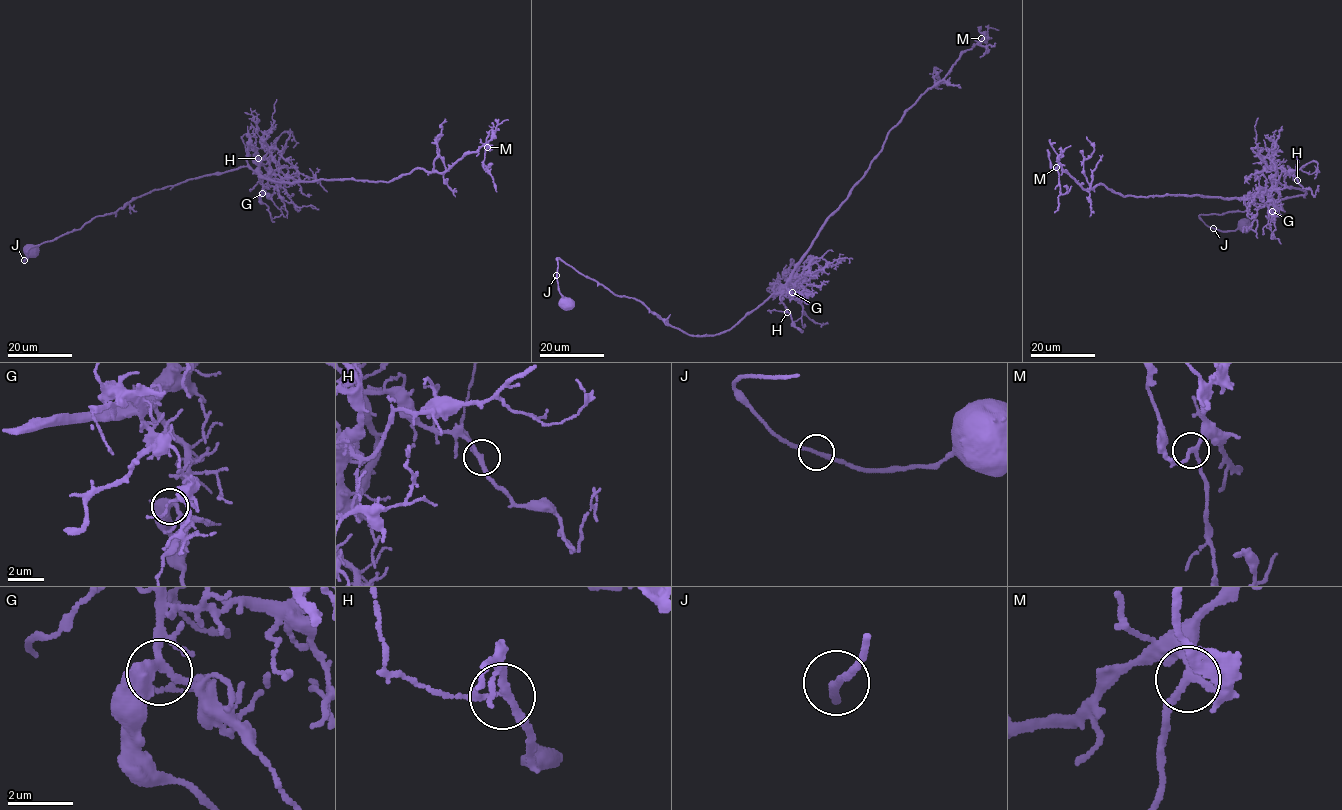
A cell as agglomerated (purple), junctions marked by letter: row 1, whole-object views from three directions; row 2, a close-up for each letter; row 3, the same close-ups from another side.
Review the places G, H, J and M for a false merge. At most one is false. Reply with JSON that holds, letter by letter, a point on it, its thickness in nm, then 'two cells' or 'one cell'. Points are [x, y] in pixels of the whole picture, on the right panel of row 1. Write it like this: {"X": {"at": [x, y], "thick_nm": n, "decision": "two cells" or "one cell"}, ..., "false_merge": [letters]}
{"G": {"at": [1272, 211], "thick_nm": 360, "decision": "one cell"}, "H": {"at": [1297, 180], "thick_nm": 200, "decision": "one cell"}, "J": {"at": [1213, 228], "thick_nm": 220, "decision": "one cell"}, "M": {"at": [1056, 167], "thick_nm": 200, "decision": "one cell"}, "false_merge": []}

